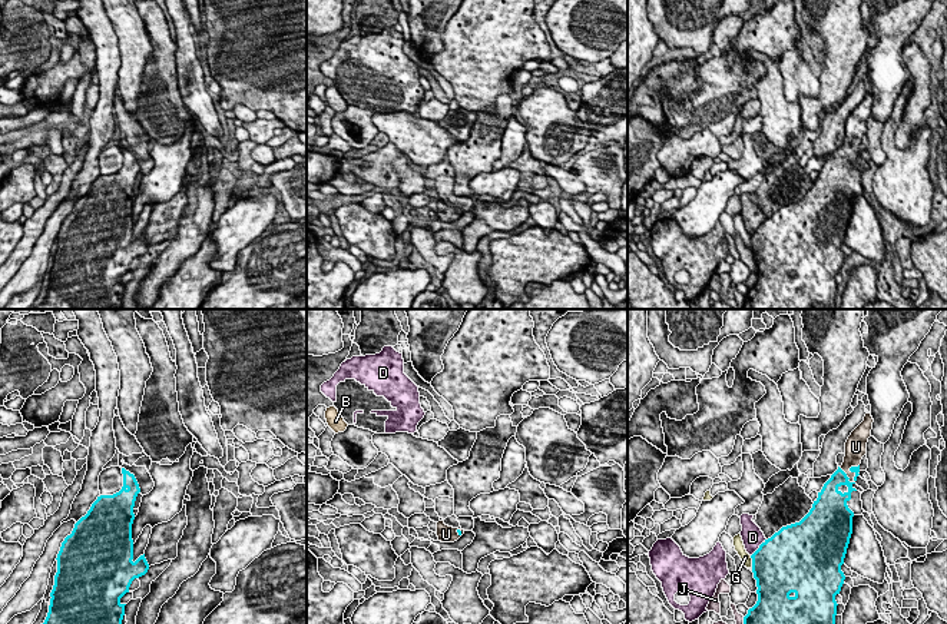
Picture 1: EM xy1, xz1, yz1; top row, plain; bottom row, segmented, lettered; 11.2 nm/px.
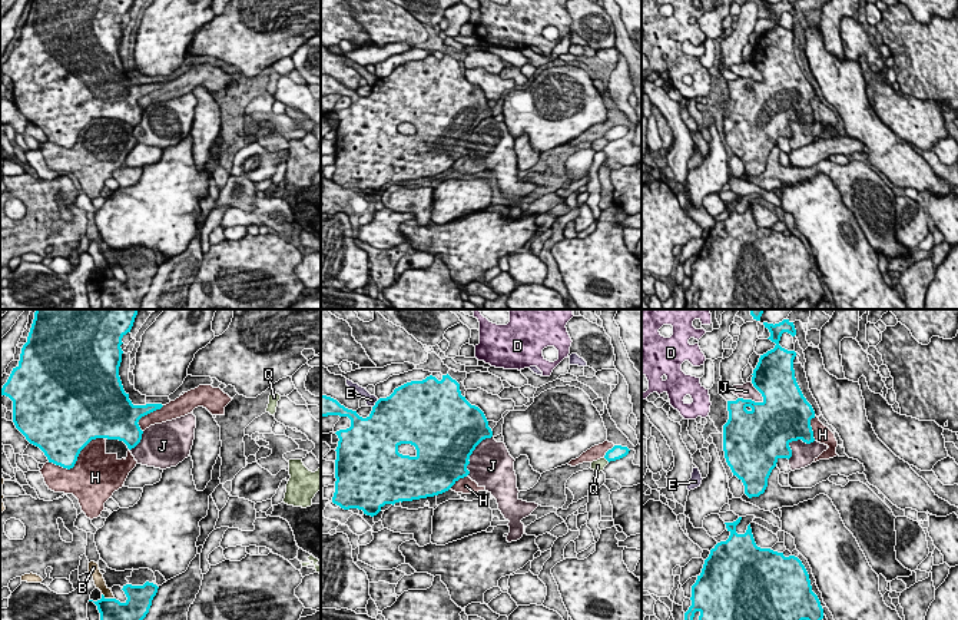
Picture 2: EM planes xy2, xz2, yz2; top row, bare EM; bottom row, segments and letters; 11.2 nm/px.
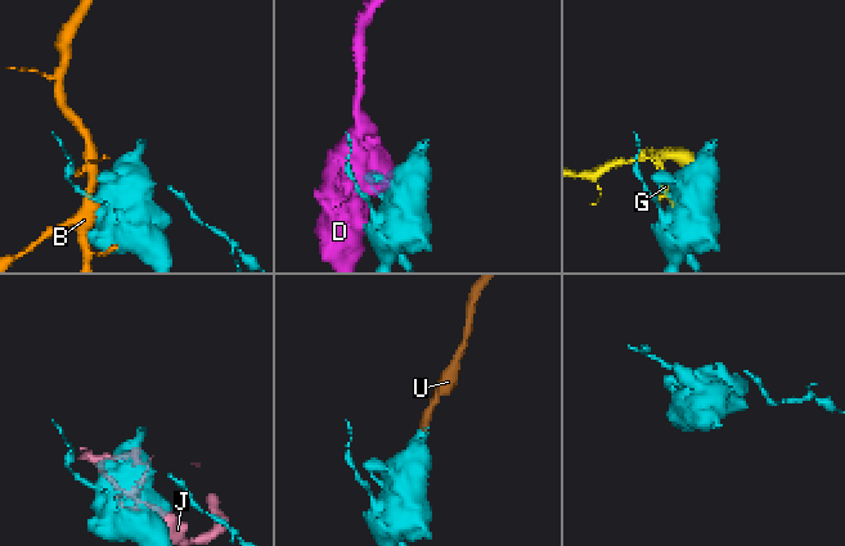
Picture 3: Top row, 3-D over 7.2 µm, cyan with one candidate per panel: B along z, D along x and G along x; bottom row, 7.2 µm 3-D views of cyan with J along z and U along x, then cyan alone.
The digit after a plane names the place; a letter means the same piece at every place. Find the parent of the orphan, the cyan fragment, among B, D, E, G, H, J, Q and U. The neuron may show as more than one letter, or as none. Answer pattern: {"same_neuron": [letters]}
{"same_neuron": ["U"]}

